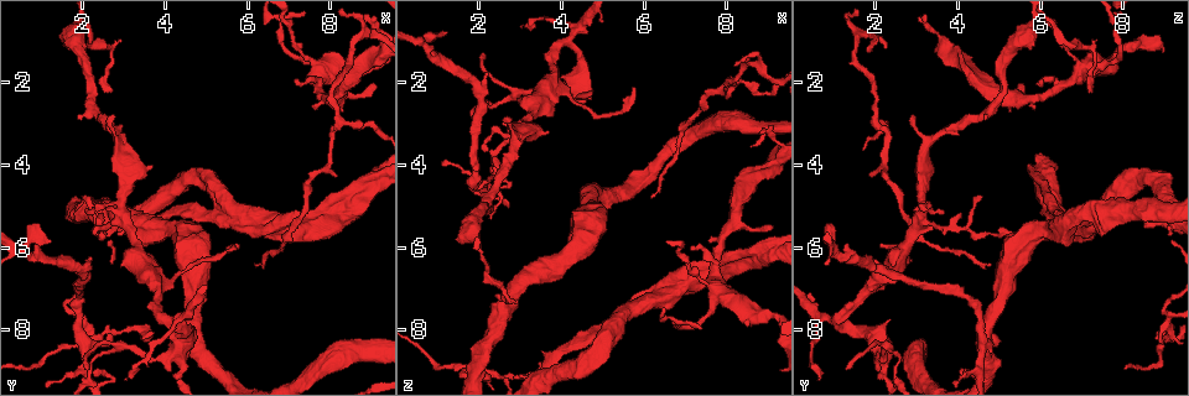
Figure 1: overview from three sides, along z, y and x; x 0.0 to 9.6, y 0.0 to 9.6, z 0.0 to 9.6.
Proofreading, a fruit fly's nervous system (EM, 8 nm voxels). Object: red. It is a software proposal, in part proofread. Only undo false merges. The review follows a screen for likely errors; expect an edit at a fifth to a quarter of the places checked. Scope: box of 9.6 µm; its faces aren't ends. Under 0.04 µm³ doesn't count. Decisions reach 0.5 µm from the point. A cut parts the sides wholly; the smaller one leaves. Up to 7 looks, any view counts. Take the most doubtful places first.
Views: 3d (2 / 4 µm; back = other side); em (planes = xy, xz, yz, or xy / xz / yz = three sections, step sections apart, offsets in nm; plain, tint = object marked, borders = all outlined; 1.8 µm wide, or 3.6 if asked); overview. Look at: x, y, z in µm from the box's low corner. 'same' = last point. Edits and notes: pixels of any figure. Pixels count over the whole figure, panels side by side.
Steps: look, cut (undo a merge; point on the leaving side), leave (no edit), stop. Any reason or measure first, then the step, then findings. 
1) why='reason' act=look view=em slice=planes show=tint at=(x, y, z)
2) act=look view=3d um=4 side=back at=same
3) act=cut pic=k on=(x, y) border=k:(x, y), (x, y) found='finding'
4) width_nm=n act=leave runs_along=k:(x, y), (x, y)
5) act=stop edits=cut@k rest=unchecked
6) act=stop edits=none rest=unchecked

why='narrows sharply' act=look view=3d um=2 at=(2.35, 8.15, 9.05)

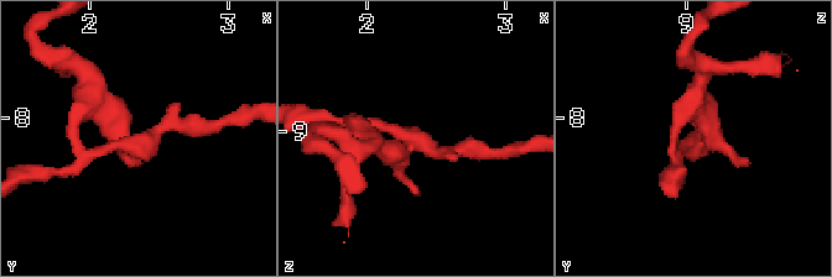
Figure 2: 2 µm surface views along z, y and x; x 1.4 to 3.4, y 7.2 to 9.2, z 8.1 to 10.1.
why='now the EM' act=look view=em slice=xy step=8 show=borders at=(2.34, 8.18, 9.12)

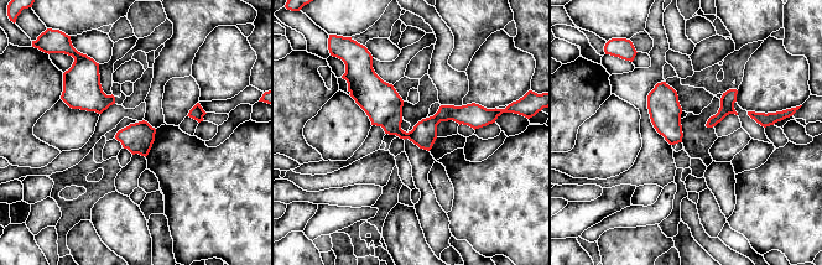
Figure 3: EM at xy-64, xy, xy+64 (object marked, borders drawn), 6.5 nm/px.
act=cut pic=3 on=(423, 134) part_leaving=3:(484, 120), (442, 114), (410, 135) found='two cells meet here'

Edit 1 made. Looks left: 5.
why='redraw' act=look view=overview

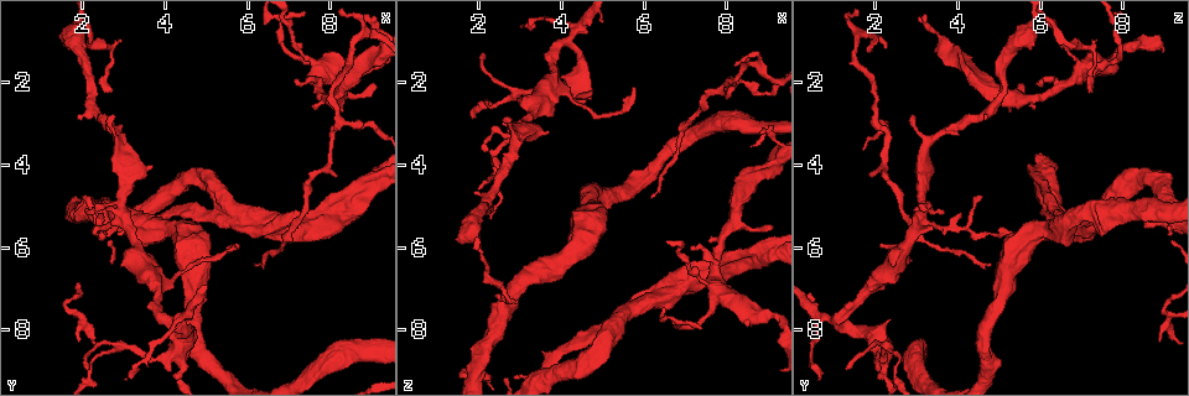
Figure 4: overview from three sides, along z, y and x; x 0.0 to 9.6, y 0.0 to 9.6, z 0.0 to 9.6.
why='sharp bend' act=look view=em slice=xz step=8 show=tint at=(8.20, 2.90, 1.95)

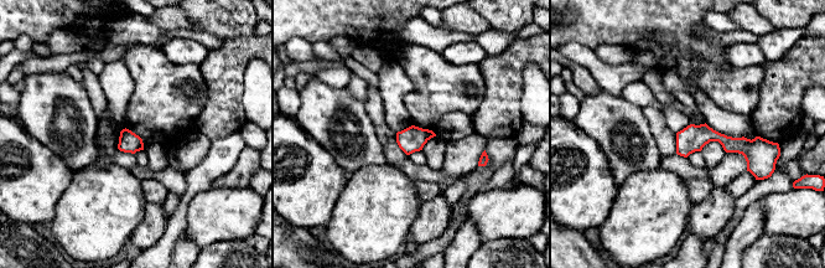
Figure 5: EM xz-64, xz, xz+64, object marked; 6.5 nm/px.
why='cut it another way' act=look view=em slice=planes show=tint at=same

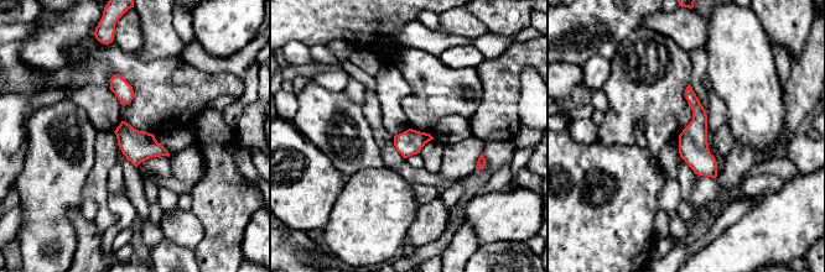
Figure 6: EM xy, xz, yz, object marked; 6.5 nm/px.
act=leave found='all the same cell'

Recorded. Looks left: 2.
why='side arm on a straight run' act=look view=3d um=4 at=(8.10, 5.35, 6.60)

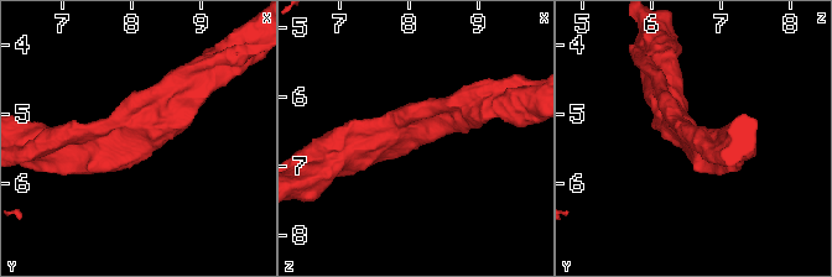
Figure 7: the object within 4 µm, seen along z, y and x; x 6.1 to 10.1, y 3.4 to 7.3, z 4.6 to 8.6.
why='shape alone is not enough' act=look view=em slice=planes show=tint at=(8.15, 5.40, 6.55)

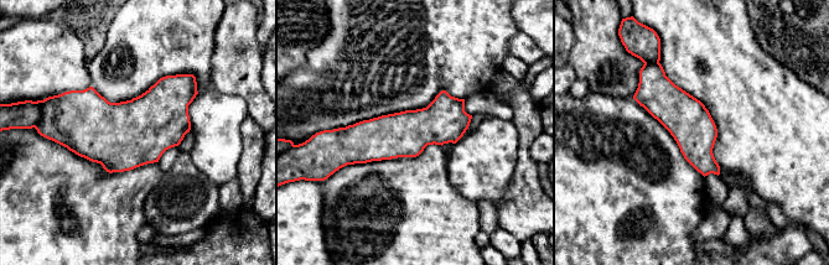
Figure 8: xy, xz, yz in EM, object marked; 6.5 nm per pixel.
act=leave runs_along=8:(467, 118), (385, 138), (341, 139) found='continuous, no second cell'

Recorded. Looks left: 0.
act=stop edits=cut@3 rest=unchecked

